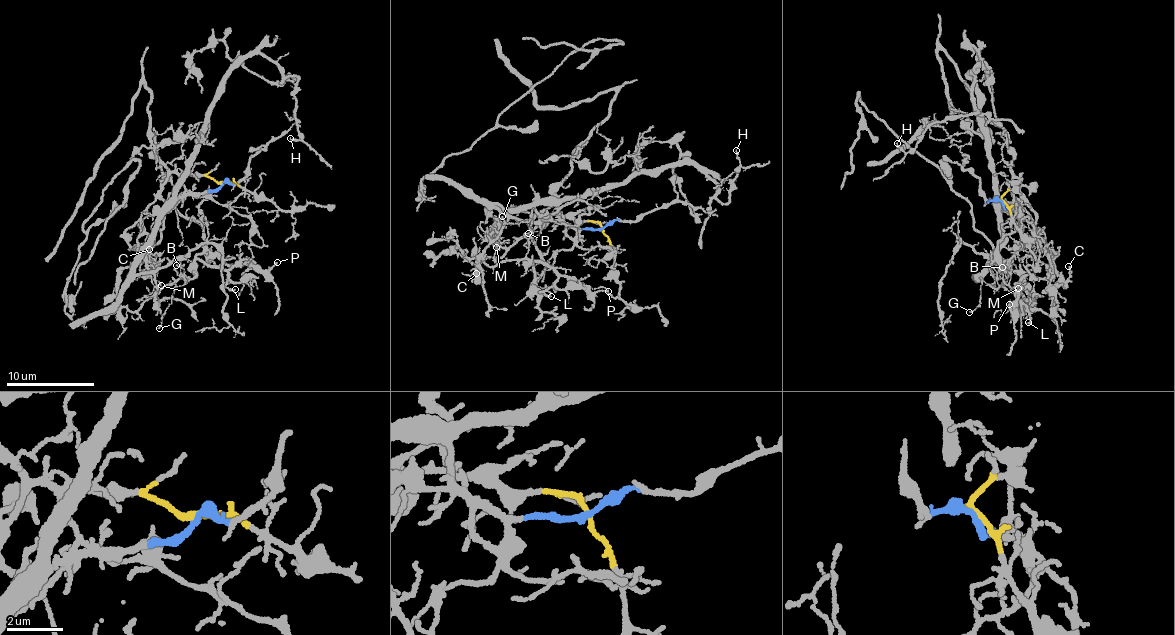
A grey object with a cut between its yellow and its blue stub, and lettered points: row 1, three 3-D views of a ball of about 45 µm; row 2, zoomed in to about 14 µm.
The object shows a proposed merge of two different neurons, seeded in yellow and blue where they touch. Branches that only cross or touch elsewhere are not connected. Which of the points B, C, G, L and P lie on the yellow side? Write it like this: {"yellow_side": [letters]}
{"yellow_side": ["B", "C", "G", "L", "P"]}

